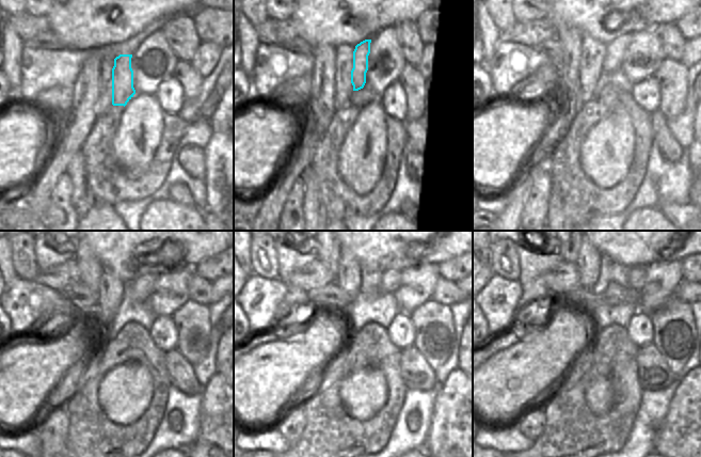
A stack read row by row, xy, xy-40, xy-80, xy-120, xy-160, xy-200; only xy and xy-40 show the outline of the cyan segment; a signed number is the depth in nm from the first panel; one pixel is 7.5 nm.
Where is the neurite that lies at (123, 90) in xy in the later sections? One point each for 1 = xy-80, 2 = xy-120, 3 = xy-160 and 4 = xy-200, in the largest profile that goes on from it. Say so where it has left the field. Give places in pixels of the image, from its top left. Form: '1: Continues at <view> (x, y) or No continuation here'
1: Continues at xy-80 (617, 48)
2: Continues at xy-120 (141, 287)
3: Continues at xy-160 (391, 280)
4: Continues at xy-200 (637, 273)

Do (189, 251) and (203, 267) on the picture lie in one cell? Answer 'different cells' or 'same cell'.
different cells

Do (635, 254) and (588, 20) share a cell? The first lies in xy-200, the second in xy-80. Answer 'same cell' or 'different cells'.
same cell

